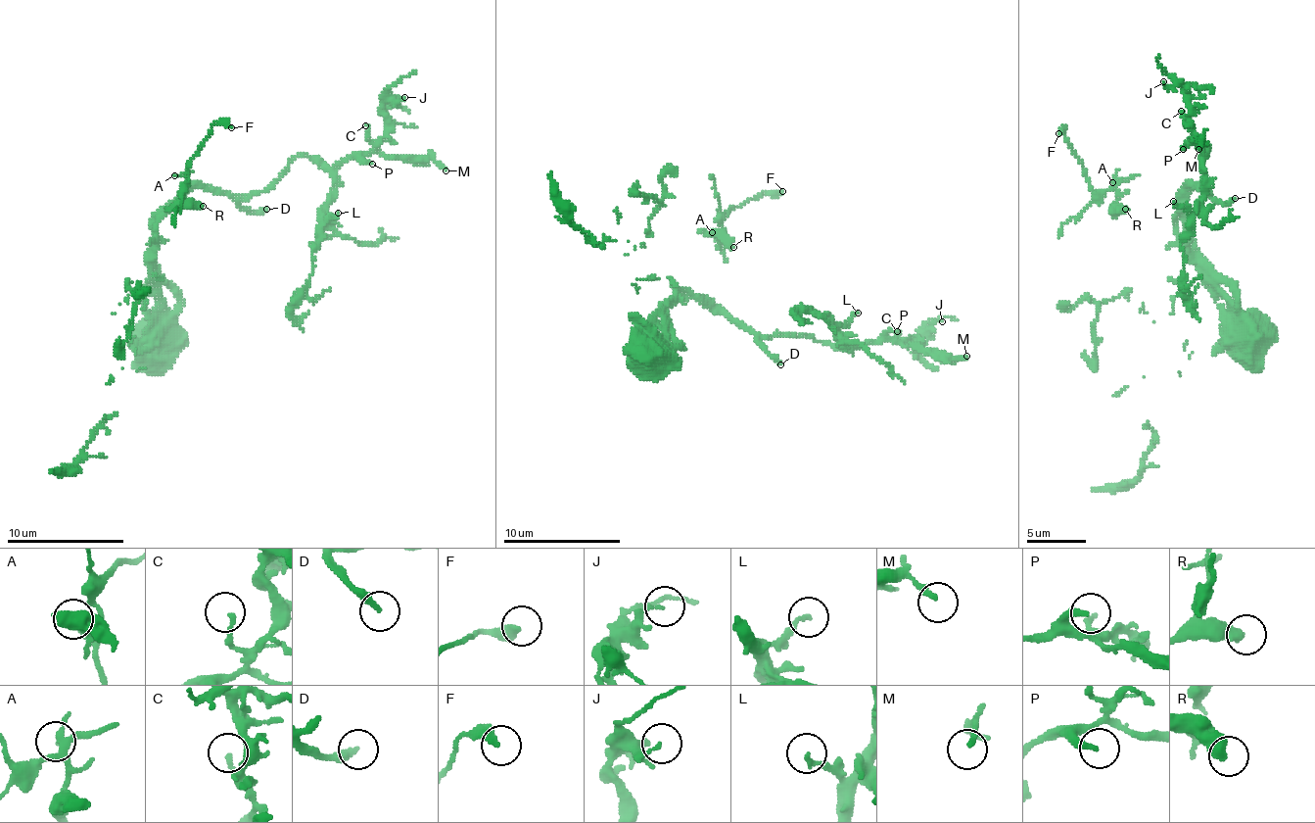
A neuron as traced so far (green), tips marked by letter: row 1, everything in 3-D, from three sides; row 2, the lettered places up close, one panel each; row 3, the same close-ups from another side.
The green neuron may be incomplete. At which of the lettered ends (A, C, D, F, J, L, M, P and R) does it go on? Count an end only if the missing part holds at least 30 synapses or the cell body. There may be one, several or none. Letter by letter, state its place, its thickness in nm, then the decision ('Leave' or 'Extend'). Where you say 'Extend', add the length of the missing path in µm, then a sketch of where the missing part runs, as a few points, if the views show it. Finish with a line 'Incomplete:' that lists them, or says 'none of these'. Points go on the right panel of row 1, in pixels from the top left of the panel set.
A: Place: (1112, 182). Thickness 120 nm. Leave
C: Place: (1181, 111). Thickness 160 nm. Leave
D: Place: (1235, 198). Thickness 240 nm. Extend. Missing length about 45 µm. Course of what is missing: (1235, 198), (1244, 190), (1272, 243), (1268, 309), (1291, 369), (1306, 487)
F: Place: (1058, 133). Thickness 360 nm. Leave
J: Place: (1163, 81). Thickness 130 nm. Leave
L: Place: (1173, 201). Thickness 150 nm. Leave
M: Place: (1198, 149). Thickness 200 nm. Leave
P: Place: (1183, 149). Thickness 260 nm. Leave
R: Place: (1125, 209). Thickness 480 nm. Leave
Incomplete: D

